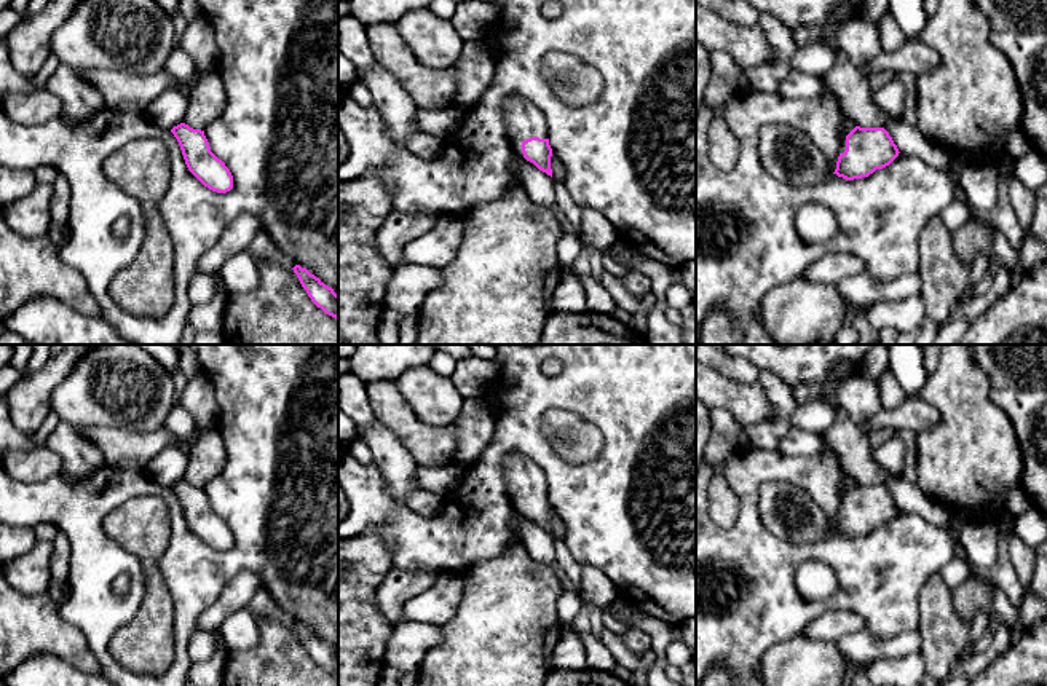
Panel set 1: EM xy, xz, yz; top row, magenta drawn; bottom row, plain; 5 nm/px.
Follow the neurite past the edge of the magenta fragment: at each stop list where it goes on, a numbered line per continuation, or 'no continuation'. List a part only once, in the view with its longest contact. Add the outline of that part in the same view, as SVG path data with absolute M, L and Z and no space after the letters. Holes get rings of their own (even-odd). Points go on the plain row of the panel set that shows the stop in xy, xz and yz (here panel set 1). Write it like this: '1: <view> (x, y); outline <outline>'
1: xz (524, 477); outline M514 453L503 463L506 485L519 514L524 515L522 499L530 495L549 496L546 474L525 455Z

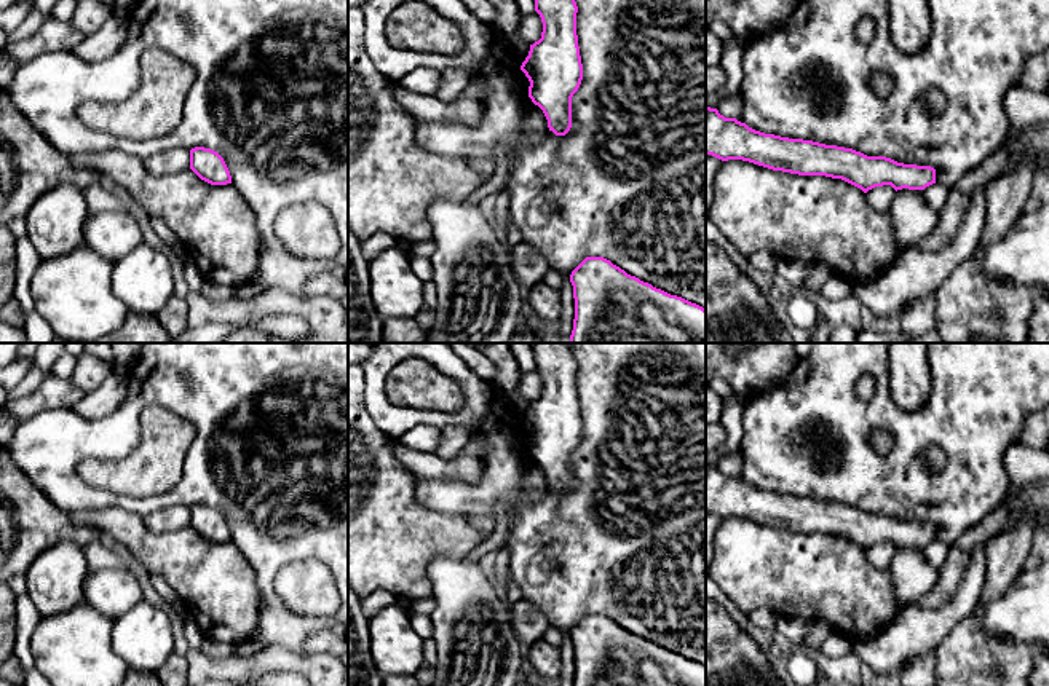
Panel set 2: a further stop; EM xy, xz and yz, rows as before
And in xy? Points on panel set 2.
no continuation

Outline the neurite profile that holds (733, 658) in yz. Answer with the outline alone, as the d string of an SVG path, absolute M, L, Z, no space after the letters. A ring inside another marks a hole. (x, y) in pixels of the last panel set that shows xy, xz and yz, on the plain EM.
M707 597L706 686L784 686L755 640Z

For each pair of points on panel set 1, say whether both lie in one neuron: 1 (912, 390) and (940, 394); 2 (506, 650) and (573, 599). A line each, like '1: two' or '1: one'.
1: two
2: two

